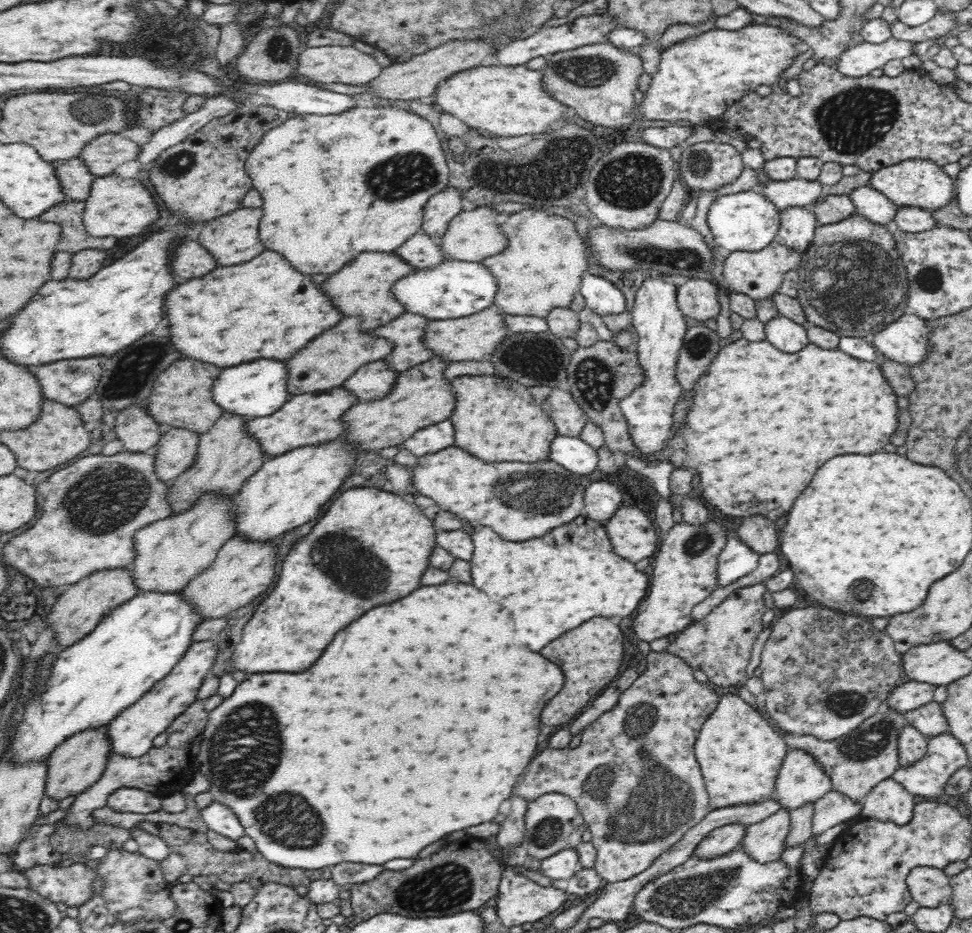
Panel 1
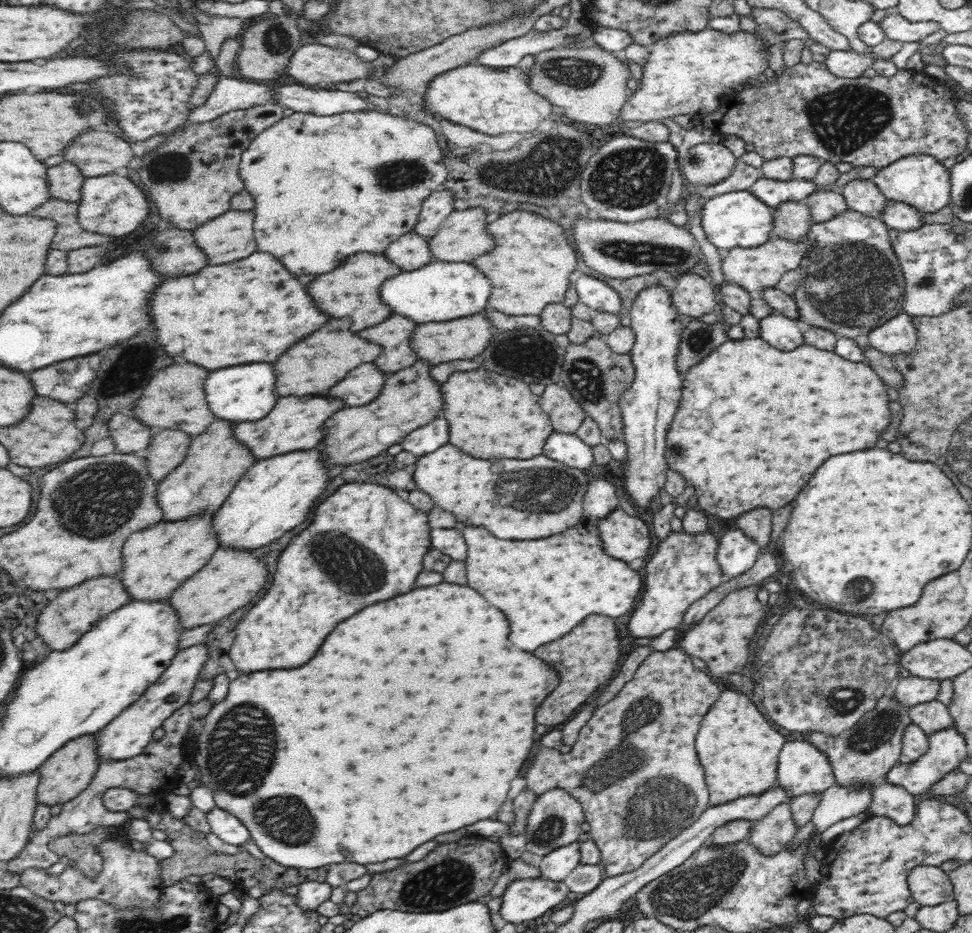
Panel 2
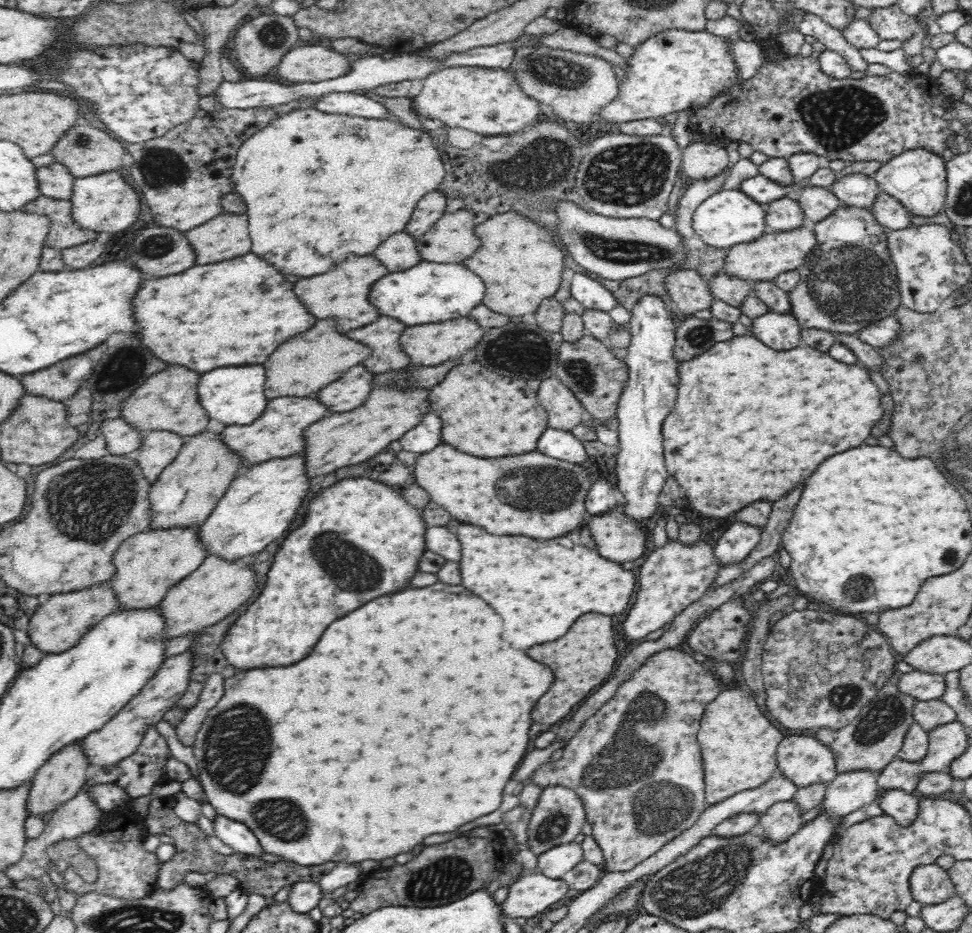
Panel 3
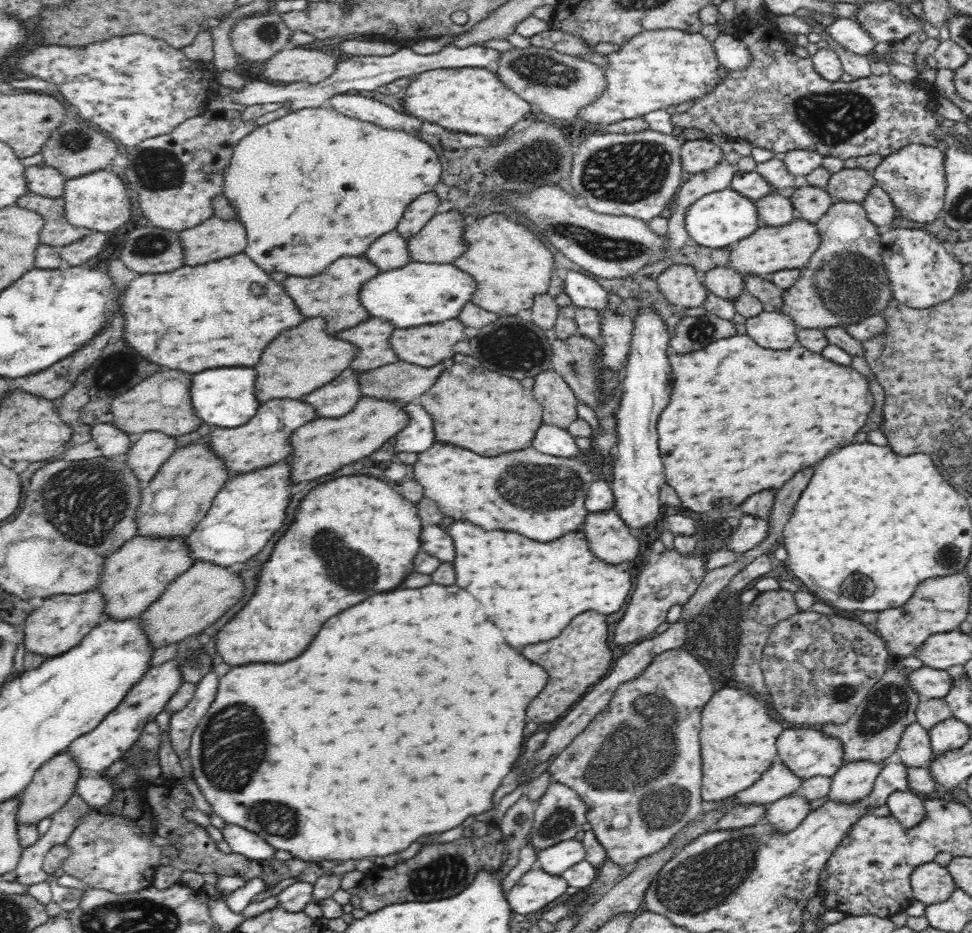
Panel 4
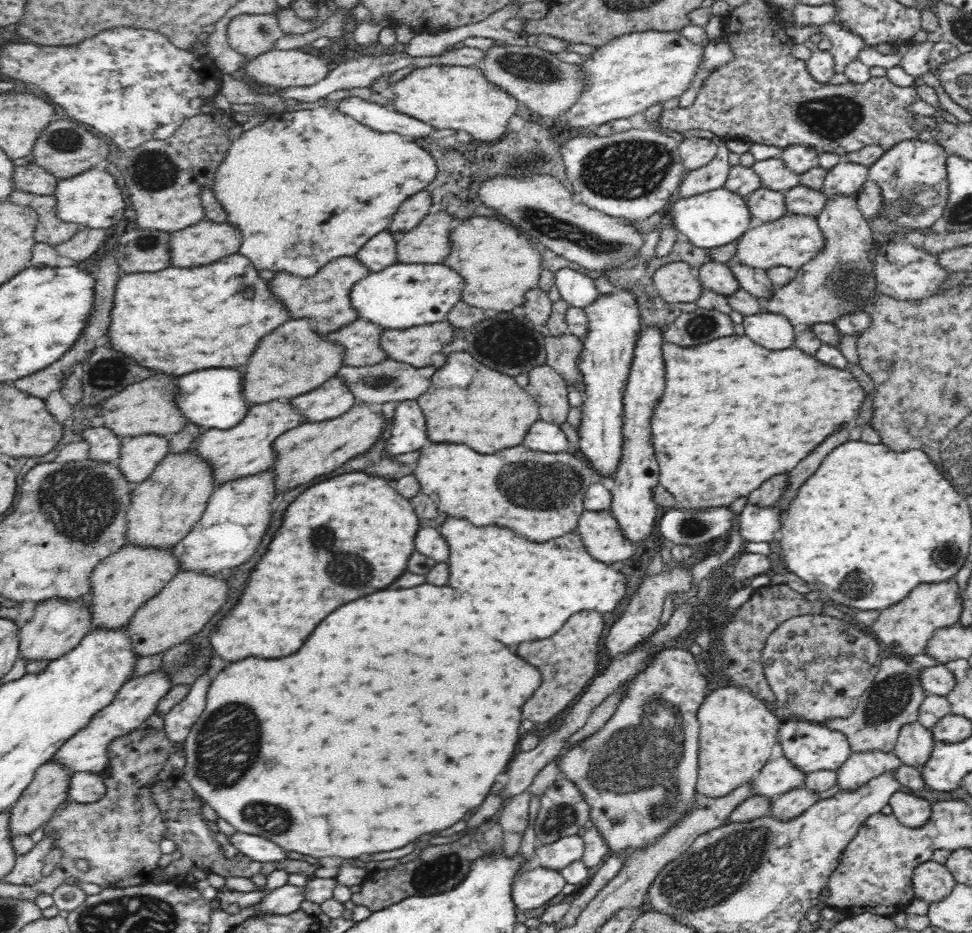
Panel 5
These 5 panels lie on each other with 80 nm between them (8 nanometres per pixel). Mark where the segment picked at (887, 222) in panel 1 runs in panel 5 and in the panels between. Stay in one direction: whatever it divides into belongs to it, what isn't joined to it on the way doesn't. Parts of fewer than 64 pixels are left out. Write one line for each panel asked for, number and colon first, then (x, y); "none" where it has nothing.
2: (863, 196)
3: (860, 191)
4: (854, 185)
5: (847, 179)

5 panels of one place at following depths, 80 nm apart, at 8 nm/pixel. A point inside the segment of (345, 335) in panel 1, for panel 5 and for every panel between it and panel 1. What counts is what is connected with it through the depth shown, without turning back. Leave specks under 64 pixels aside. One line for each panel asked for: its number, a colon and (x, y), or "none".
2: (320, 362)
3: (301, 367)
4: (296, 363)
5: (295, 359)

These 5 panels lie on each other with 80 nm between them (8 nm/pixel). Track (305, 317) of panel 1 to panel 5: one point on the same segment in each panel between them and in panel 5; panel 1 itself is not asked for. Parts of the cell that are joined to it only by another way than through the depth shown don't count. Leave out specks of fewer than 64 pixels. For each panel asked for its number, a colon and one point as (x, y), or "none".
2: (253, 309)
3: (237, 311)
4: (223, 313)
5: (178, 320)

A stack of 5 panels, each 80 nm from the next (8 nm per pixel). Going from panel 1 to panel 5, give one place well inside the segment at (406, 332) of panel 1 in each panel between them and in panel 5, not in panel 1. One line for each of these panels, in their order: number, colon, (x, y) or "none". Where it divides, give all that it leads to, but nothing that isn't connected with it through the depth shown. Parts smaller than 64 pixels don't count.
2: (394, 334)
3: (383, 336)
4: (373, 337)
5: (361, 339)

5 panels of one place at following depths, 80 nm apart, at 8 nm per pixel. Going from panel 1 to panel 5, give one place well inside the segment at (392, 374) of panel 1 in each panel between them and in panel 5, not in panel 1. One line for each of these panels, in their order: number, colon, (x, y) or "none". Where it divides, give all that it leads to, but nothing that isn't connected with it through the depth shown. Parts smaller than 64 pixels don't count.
2: (362, 385)
3: (352, 389)
4: (339, 396)
5: (330, 400)

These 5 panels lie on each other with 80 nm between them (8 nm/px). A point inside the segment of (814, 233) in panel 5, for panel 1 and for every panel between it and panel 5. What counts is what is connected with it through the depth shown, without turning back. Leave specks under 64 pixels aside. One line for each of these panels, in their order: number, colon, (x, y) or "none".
1: (758, 275)
2: (757, 269)
3: (764, 259)
4: (770, 250)

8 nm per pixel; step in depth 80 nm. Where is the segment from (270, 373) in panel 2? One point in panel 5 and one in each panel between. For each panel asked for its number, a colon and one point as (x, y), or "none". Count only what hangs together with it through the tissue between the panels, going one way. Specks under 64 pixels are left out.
3: (236, 395)
4: (226, 397)
5: (212, 398)

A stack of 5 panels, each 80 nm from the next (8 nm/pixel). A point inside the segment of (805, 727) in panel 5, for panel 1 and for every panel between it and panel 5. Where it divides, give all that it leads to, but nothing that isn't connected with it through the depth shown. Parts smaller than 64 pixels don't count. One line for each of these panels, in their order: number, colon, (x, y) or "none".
1: (801, 781)
2: (802, 770)
3: (805, 761)
4: (805, 752)

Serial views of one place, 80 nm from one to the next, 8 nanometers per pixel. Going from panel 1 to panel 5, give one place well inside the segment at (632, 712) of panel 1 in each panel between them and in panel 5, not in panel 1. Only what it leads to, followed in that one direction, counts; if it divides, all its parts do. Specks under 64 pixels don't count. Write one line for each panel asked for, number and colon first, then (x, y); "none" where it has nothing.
2: (634, 769)
3: (636, 765)
4: (636, 766)
5: (638, 773)

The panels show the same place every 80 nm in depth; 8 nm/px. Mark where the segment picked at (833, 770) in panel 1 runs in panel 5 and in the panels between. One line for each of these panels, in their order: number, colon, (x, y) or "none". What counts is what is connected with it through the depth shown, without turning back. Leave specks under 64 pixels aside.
2: (860, 756)
3: (872, 740)
4: (872, 734)
5: (893, 700)

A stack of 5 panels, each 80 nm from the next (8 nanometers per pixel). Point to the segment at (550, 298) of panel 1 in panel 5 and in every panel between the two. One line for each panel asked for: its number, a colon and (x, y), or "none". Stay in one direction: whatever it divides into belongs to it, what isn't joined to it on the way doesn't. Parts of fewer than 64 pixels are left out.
2: (533, 264)
3: (521, 263)
4: (511, 266)
5: (500, 266)

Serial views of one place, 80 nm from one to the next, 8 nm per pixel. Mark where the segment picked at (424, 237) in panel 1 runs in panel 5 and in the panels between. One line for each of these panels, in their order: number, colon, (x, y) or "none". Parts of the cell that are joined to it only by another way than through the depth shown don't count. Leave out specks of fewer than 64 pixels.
2: (411, 251)
3: (398, 252)
4: (390, 251)
5: (380, 251)

